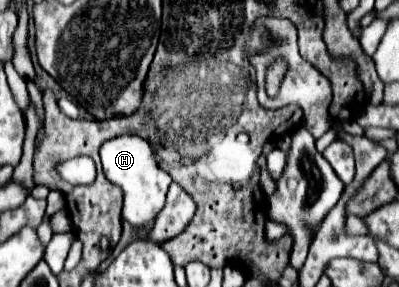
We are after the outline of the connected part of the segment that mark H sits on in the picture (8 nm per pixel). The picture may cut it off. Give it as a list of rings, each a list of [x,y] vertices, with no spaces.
[[[124,134],[103,143],[99,154],[105,176],[113,184],[121,184],[123,188],[123,194],[125,194],[123,220],[127,220],[135,228],[143,228],[155,222],[155,218],[159,216],[159,210],[163,210],[163,202],[167,198],[171,176],[157,166],[149,142],[137,135]]]

